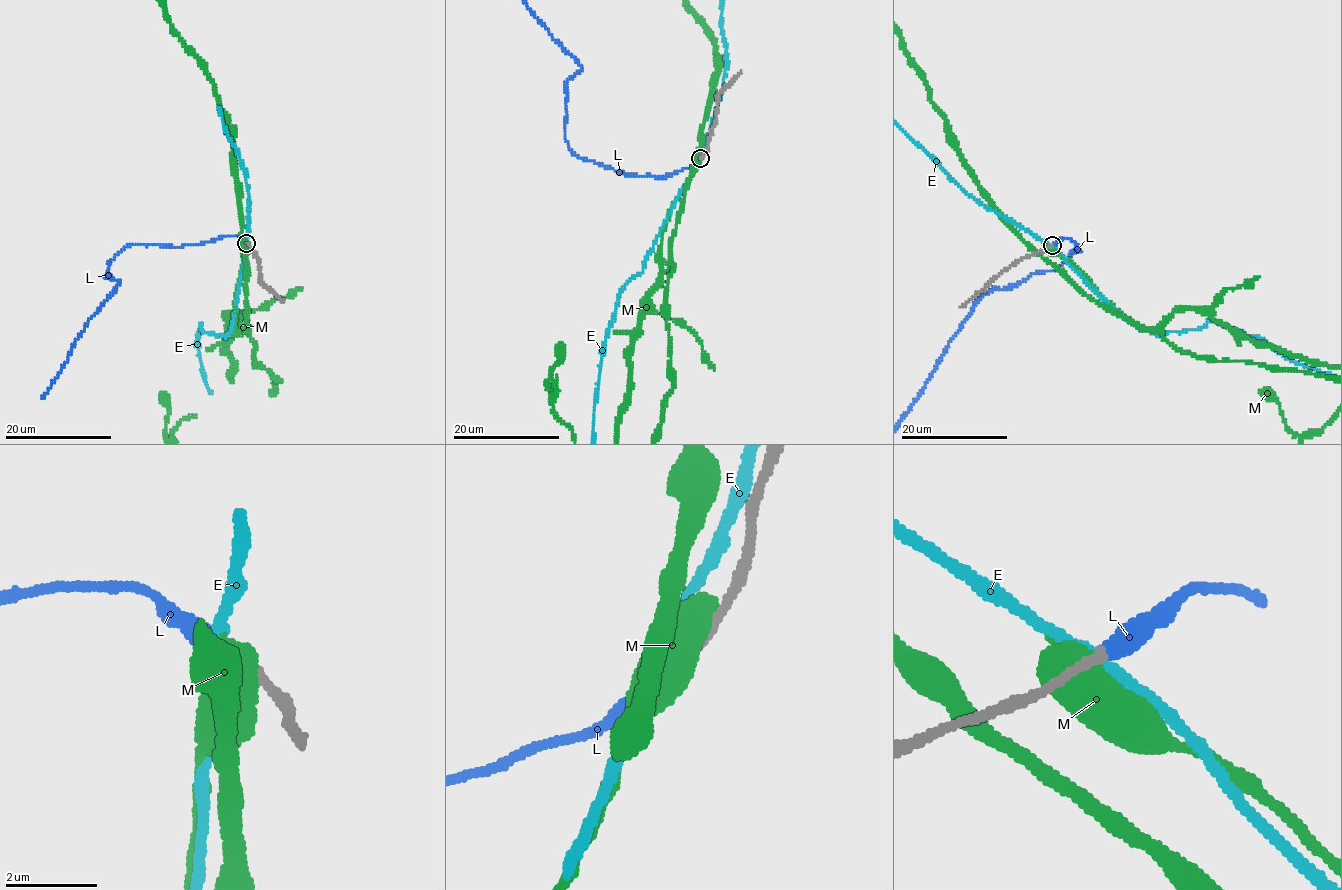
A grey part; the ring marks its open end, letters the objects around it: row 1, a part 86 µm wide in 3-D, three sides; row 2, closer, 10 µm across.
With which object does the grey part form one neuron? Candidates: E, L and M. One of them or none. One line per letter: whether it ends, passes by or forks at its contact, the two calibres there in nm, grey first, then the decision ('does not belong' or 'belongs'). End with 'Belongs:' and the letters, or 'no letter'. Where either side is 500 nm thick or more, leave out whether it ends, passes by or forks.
E: it passes by; 190 nm thick on the grey side, 280 nm on the other; does not belong
L: it ends there; 200 nm thick on the grey side, 400 nm on the other; belongs
M: 240 nm thick on the grey side, 750 nm on the other; does not belong
Belongs: L

